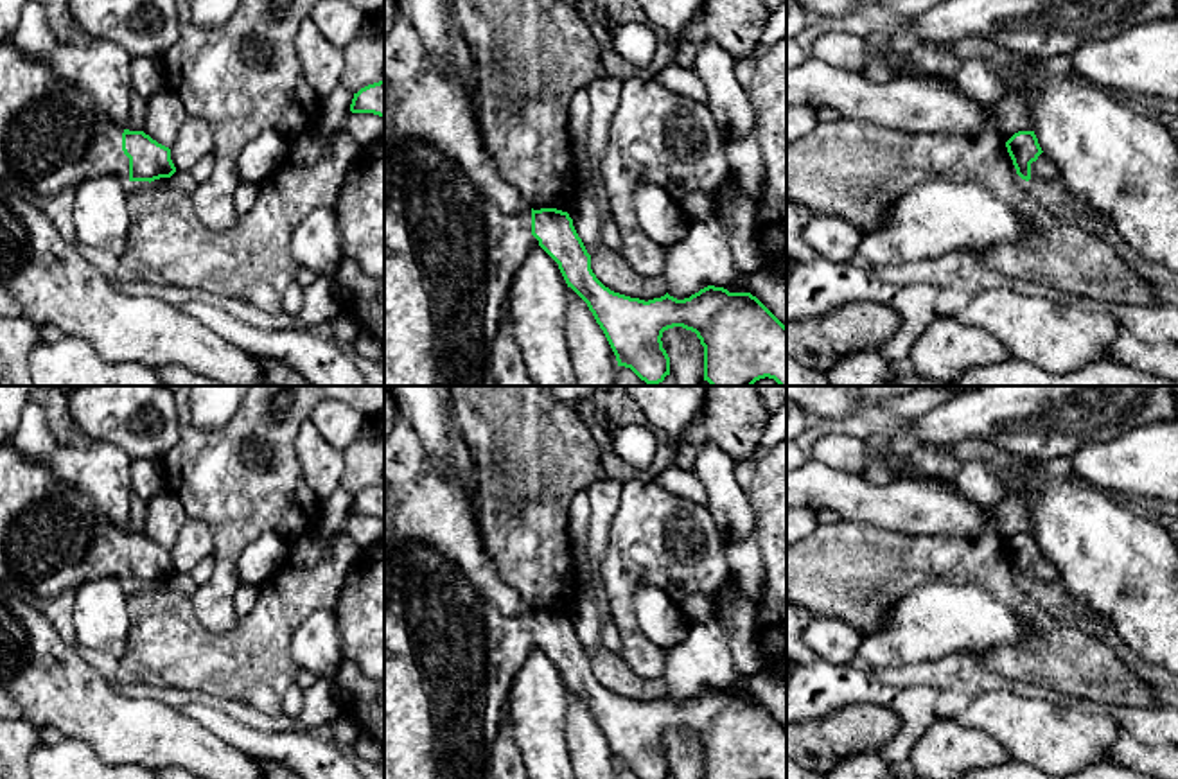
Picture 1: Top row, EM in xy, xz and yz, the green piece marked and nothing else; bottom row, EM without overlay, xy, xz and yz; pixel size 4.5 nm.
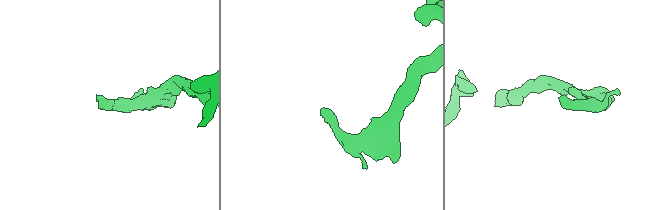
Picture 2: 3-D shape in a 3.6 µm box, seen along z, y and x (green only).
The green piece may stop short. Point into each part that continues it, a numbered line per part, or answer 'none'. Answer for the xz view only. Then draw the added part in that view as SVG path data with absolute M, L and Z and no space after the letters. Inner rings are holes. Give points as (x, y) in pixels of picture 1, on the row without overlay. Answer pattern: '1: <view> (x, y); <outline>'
1: xz (449, 656); M390 538L384 569L391 578L384 603L384 779L494 779L490 750L501 727L501 709L519 668L539 648L532 637L532 610L503 614L426 542L395 547Z

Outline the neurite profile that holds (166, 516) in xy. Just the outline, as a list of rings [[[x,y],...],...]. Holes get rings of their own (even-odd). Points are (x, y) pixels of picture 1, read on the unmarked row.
[[[165,488],[158,495],[147,499],[144,535],[158,546],[171,549],[176,544],[178,533],[187,519],[189,517],[181,501]]]

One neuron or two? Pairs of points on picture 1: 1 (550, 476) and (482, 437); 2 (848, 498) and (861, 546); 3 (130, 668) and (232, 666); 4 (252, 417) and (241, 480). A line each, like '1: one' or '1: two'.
1: one
2: two
3: one
4: one

